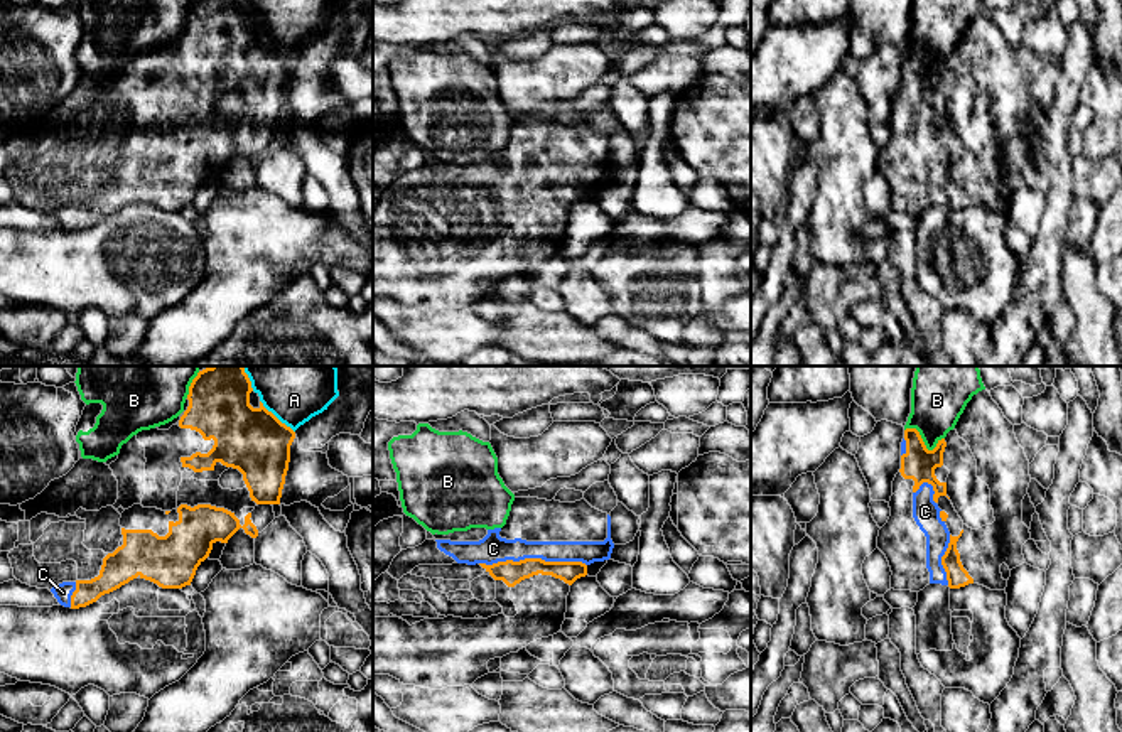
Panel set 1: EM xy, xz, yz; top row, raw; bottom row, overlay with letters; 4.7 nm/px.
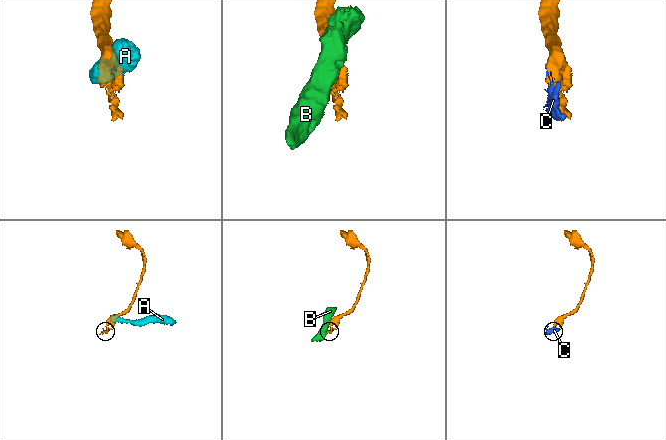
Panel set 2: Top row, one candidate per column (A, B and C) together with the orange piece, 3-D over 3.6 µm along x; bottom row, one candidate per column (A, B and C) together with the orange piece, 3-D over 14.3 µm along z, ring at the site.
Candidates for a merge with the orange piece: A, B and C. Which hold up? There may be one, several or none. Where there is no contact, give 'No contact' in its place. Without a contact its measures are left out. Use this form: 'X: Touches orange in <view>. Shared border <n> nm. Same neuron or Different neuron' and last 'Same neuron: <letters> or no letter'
A: Touches orange in xy. Shared border 220 nm. Different neuron
B: Touches orange in yz. Shared border 200 nm. Different neuron
C: Touches orange in xz. Shared border 500 nm. Same neuron
Same neuron: C

